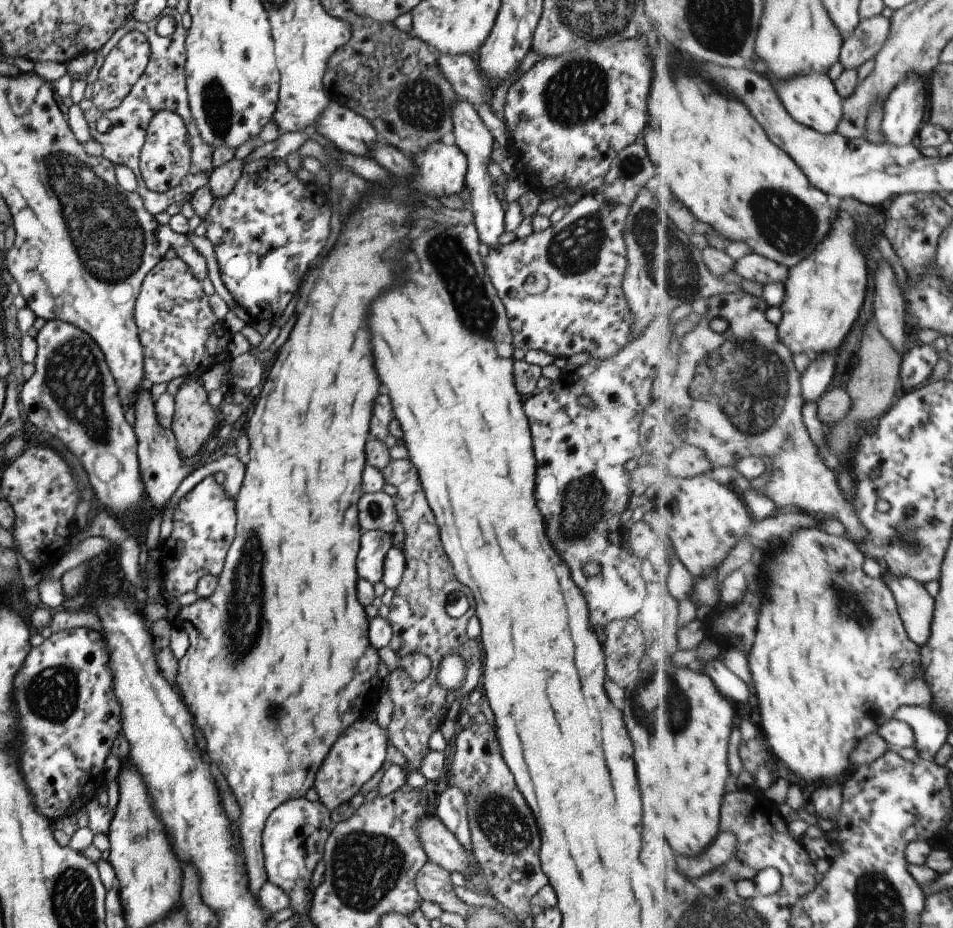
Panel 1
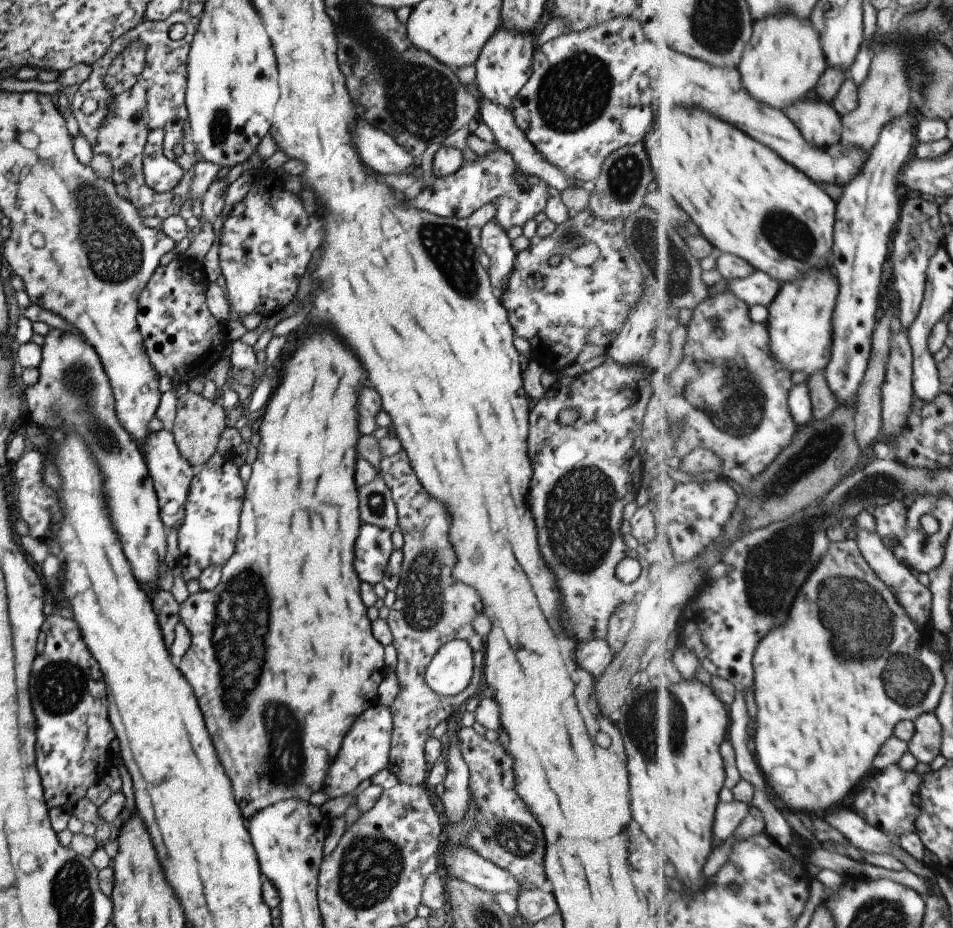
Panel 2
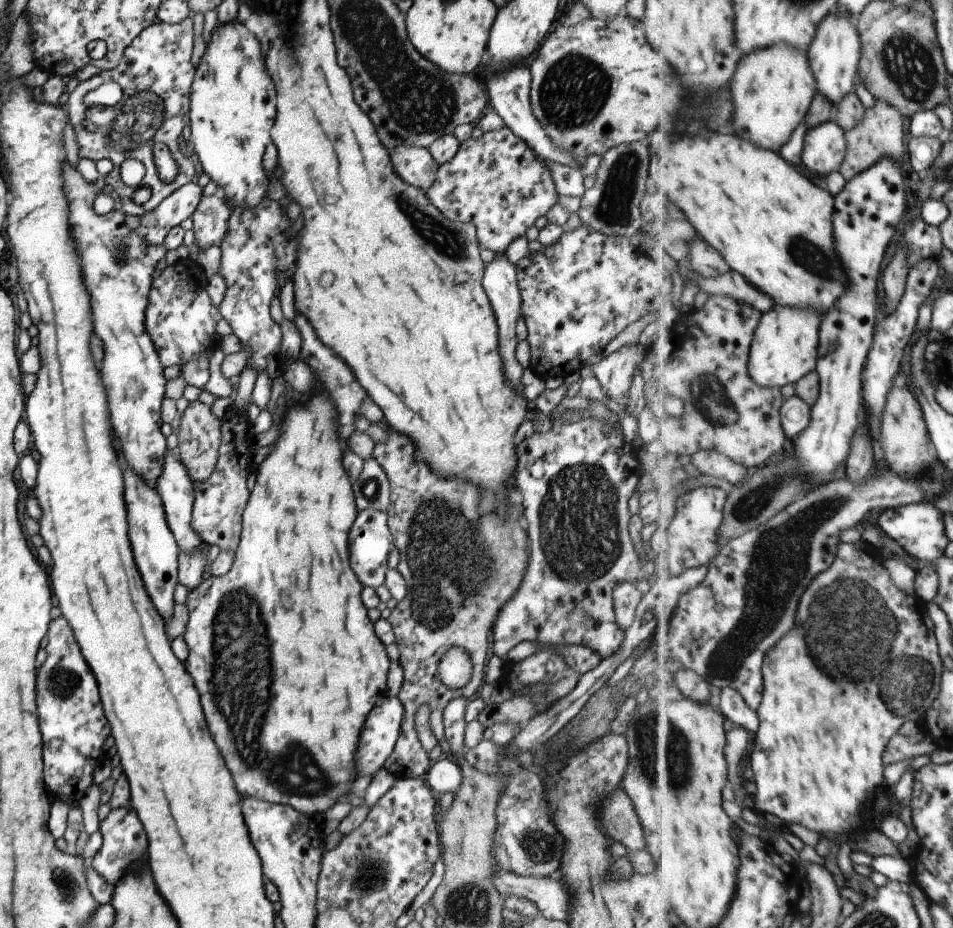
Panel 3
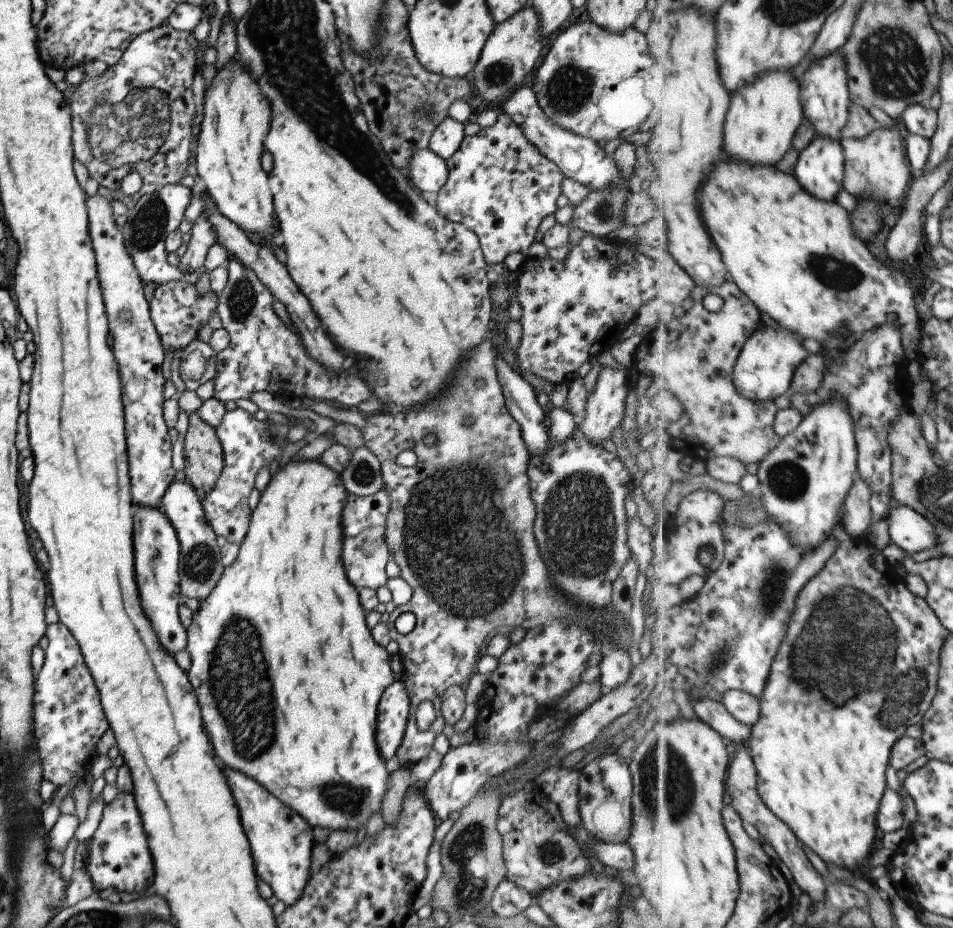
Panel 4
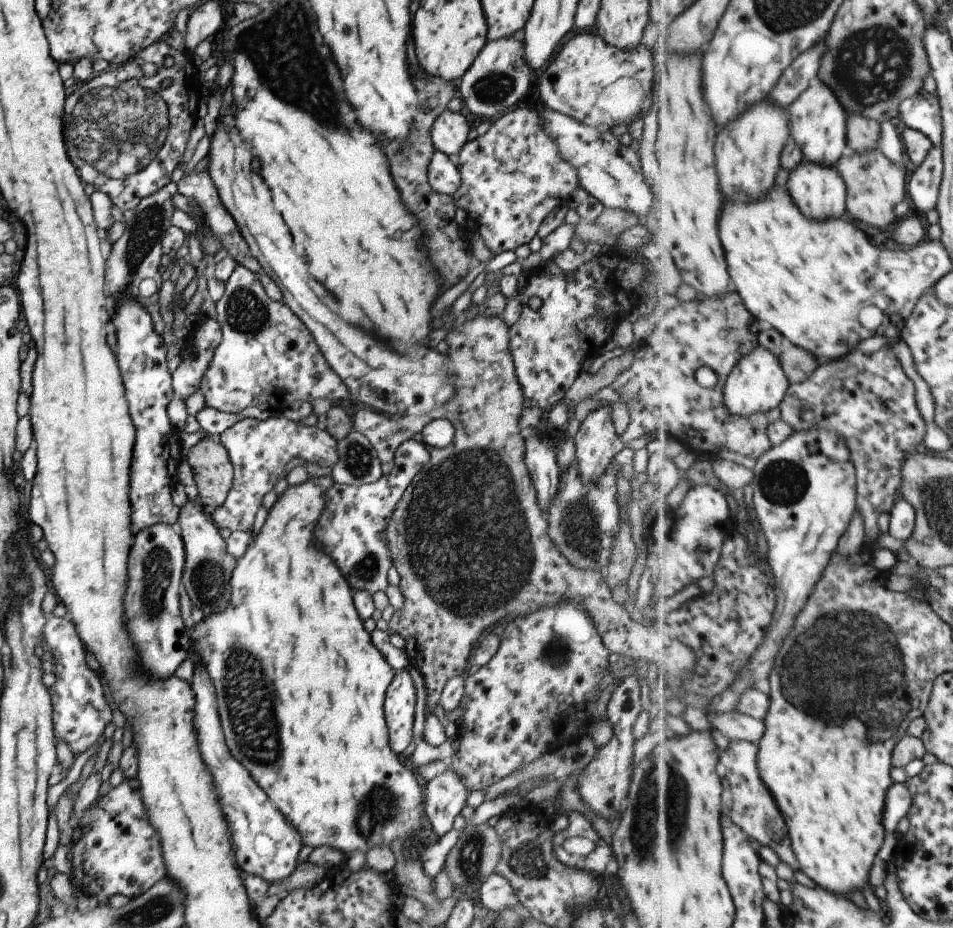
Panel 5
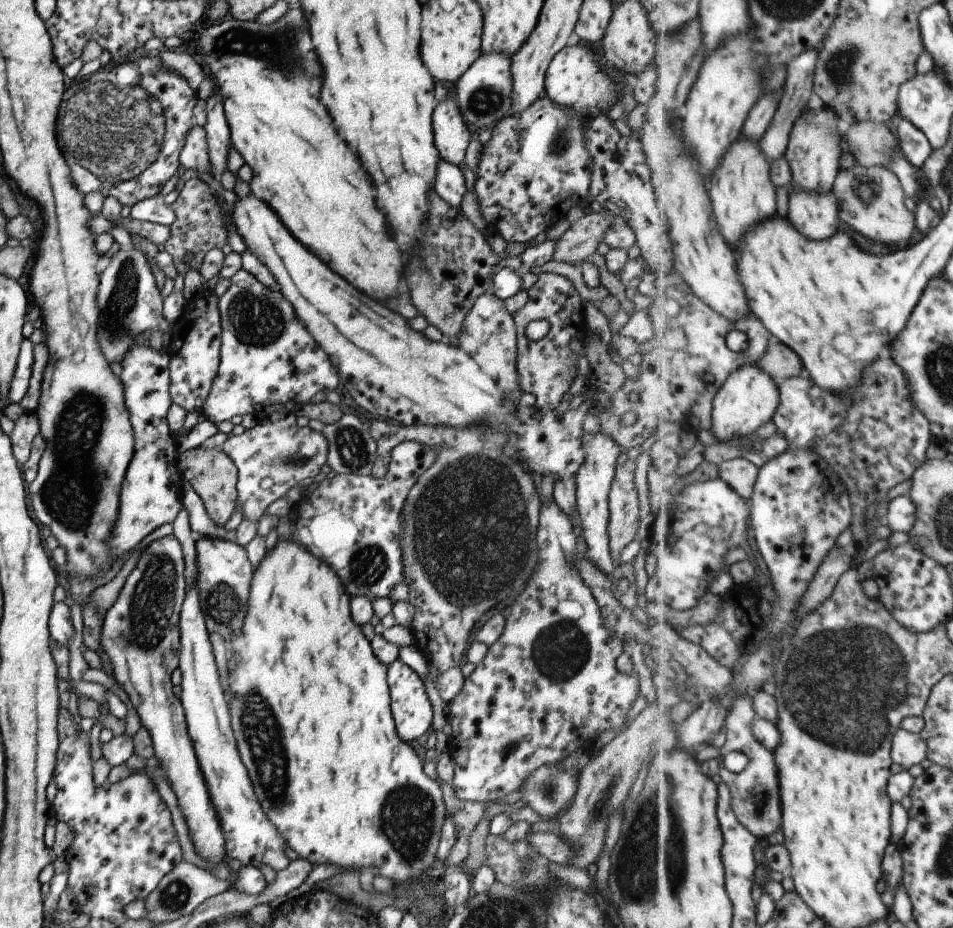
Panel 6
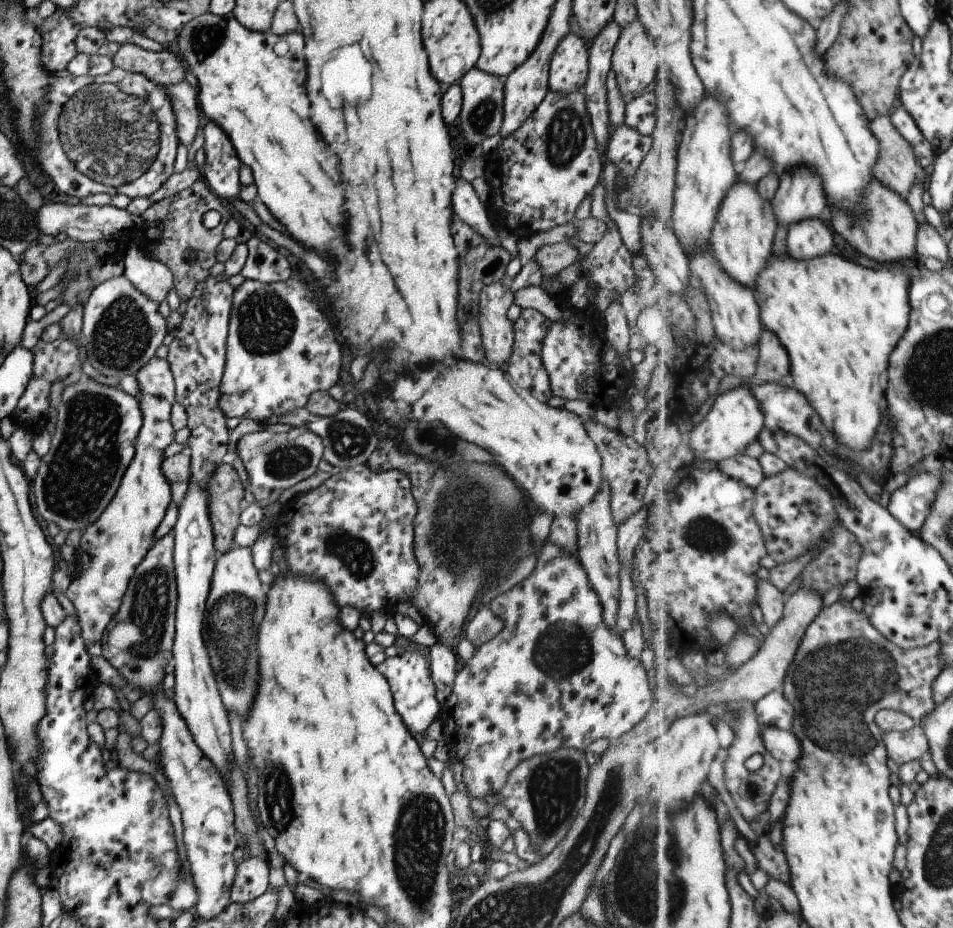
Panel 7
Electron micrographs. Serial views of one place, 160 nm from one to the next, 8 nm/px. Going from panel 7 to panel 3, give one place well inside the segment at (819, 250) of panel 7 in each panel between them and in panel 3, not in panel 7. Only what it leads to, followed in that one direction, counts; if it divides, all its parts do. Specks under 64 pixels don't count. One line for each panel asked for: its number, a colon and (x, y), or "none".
3: (825, 146)
4: (822, 165)
5: (822, 192)
6: (817, 215)

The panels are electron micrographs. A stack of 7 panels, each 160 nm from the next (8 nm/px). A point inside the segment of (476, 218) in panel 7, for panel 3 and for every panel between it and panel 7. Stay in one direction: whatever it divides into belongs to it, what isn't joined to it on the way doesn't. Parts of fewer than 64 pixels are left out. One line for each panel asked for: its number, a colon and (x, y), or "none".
3: (413, 165)
4: (426, 172)
5: (442, 176)
6: (451, 182)

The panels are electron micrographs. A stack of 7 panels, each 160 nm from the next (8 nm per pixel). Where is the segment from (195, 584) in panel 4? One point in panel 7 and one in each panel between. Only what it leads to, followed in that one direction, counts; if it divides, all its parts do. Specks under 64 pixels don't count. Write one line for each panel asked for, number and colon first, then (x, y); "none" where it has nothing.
5: (207, 567)
6: (223, 573)
7: (234, 606)

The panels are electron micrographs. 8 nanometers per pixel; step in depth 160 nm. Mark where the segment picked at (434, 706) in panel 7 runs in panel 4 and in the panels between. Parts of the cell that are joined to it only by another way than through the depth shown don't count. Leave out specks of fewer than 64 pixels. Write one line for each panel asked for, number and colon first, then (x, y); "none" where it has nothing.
4: (393, 707)
5: (399, 703)
6: (409, 707)

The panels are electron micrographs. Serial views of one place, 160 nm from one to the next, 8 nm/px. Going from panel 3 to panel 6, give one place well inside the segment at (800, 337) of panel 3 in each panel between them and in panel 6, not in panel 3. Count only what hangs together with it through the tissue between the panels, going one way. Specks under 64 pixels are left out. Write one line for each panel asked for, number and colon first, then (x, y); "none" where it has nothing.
4: (769, 361)
5: (758, 383)
6: (749, 398)

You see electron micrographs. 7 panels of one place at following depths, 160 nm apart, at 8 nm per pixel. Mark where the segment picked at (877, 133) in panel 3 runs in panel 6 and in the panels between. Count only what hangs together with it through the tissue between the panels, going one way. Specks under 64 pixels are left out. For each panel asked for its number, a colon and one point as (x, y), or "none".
4: (877, 165)
5: (876, 184)
6: (873, 198)

